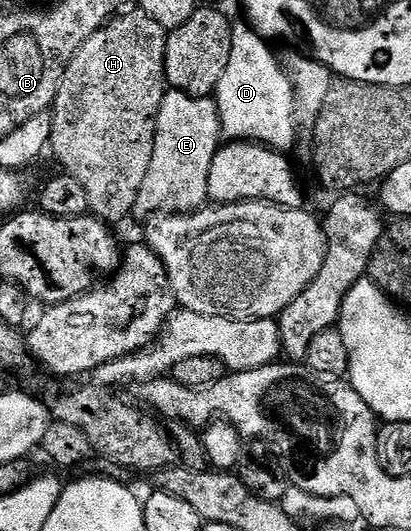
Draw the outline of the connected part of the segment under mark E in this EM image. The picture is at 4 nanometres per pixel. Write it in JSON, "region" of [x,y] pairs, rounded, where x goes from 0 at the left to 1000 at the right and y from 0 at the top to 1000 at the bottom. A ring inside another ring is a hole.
{"region":[[[414,168],[387,203],[367,316],[358,316],[348,354],[328,369],[321,409],[363,414],[375,407],[465,403],[491,394],[509,380],[504,331],[513,331],[513,301],[523,301],[540,267],[526,190],[516,183],[477,185]]]}

